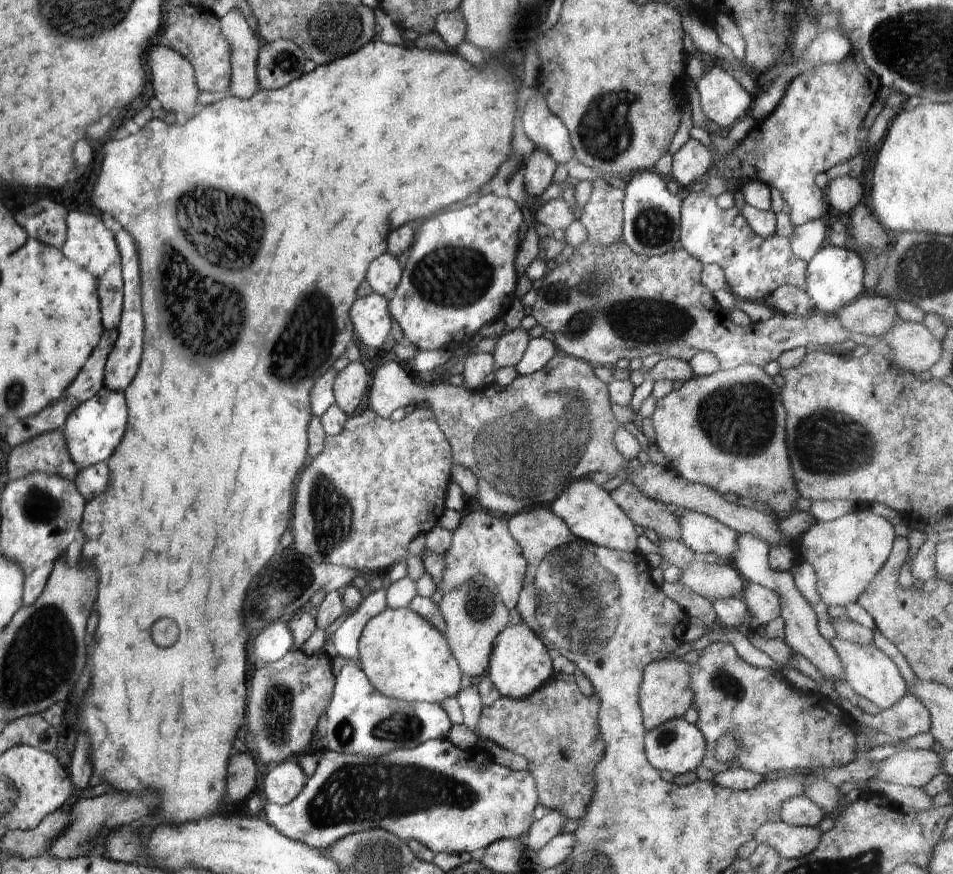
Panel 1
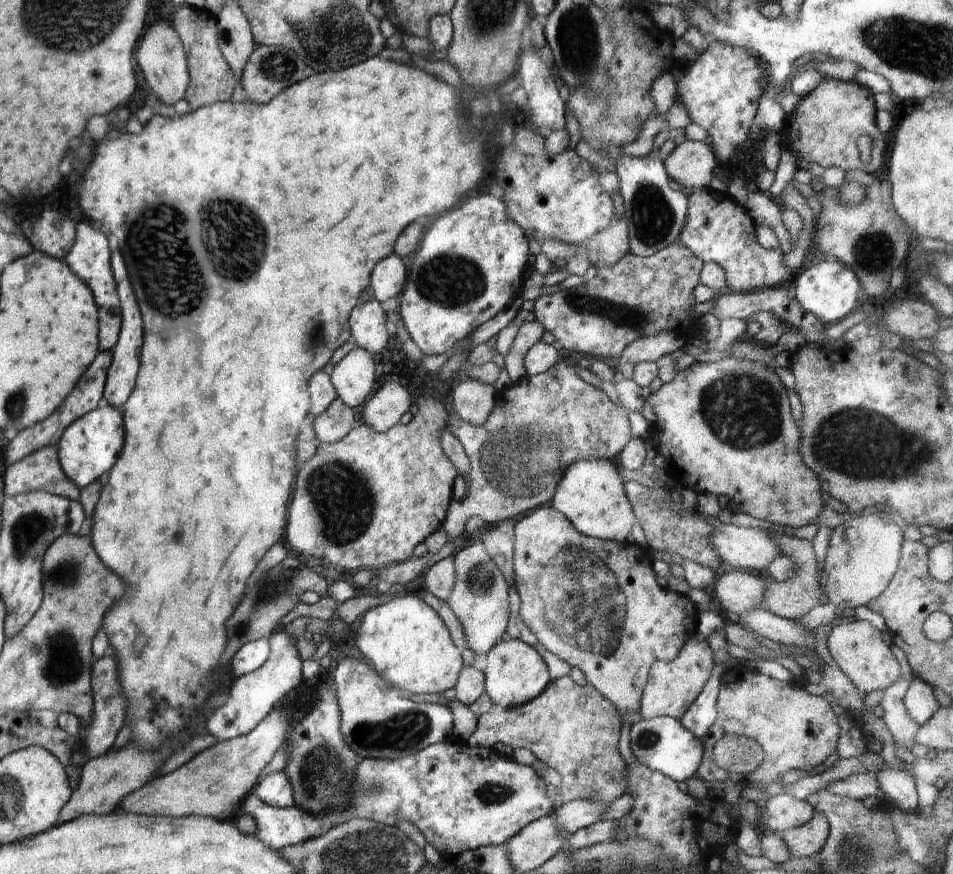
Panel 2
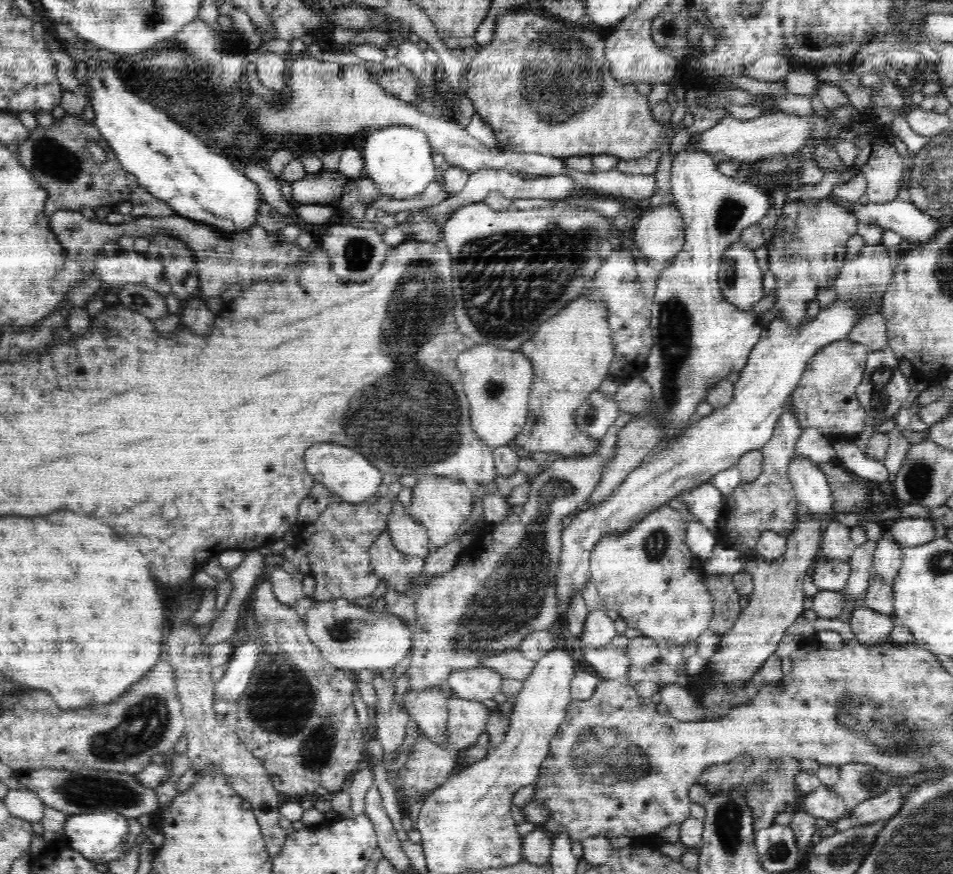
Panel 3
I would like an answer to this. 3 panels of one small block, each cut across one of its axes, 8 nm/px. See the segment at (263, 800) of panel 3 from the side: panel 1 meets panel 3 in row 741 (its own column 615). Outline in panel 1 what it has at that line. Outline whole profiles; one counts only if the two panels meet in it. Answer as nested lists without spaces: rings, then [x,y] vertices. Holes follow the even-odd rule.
[[[604,179],[592,180],[590,198],[578,223],[586,228],[587,241],[612,246],[623,240],[623,200],[625,191],[612,187]]]

